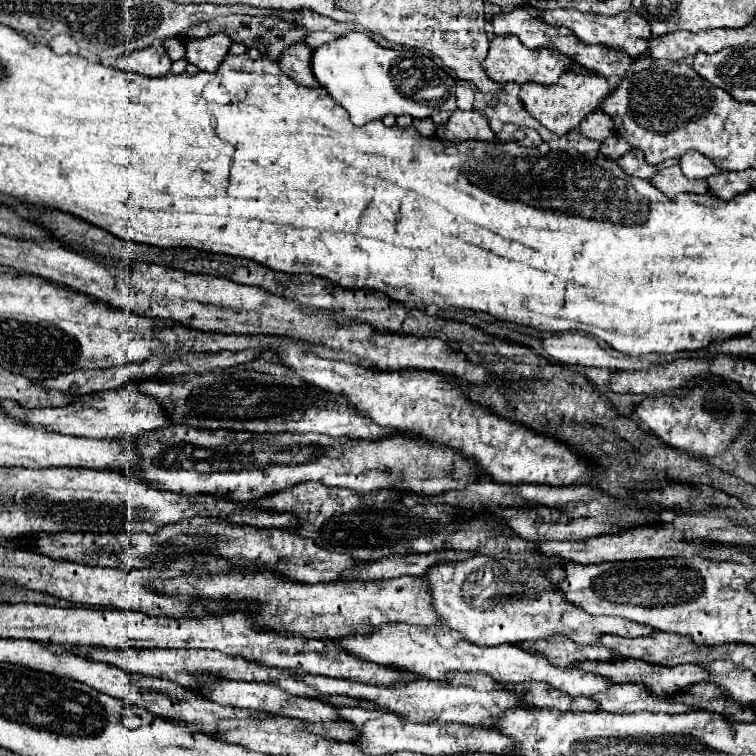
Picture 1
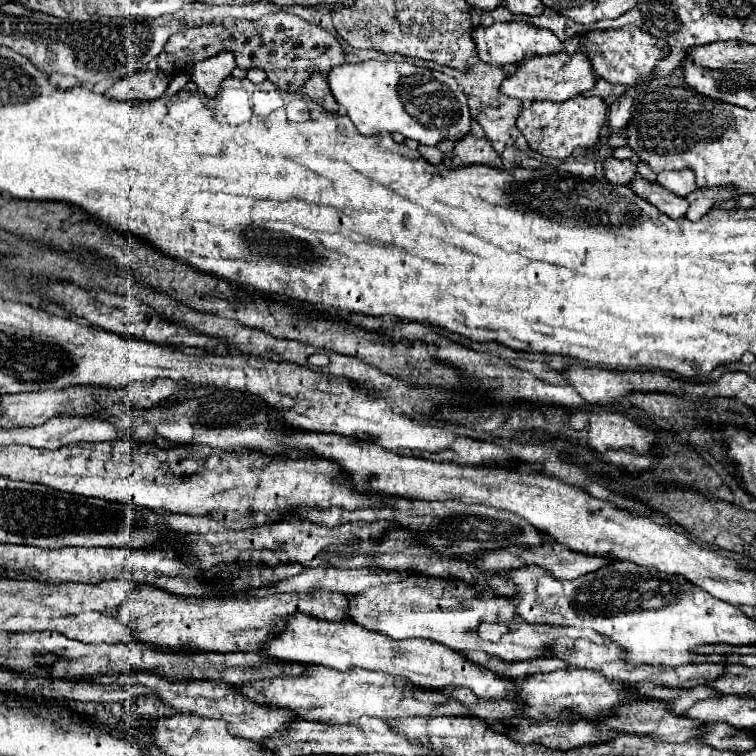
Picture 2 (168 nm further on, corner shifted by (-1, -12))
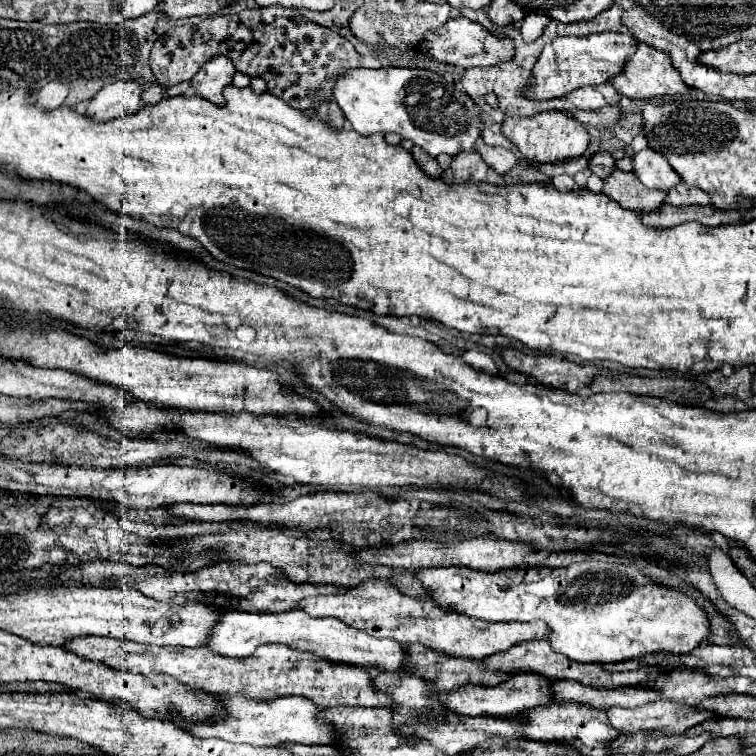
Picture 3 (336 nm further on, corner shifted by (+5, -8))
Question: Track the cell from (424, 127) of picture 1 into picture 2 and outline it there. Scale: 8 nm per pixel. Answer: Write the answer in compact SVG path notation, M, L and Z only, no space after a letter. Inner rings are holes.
M418 146L418 152L420 152L422 158L428 160L430 164L440 164L442 158L444 158L438 148L430 148L430 146Z

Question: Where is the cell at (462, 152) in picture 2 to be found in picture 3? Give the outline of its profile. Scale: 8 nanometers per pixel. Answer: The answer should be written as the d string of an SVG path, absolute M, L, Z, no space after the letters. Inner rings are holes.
M460 152L452 158L448 170L442 172L442 180L446 184L458 182L488 182L488 184L504 184L504 178L484 162L480 152Z

